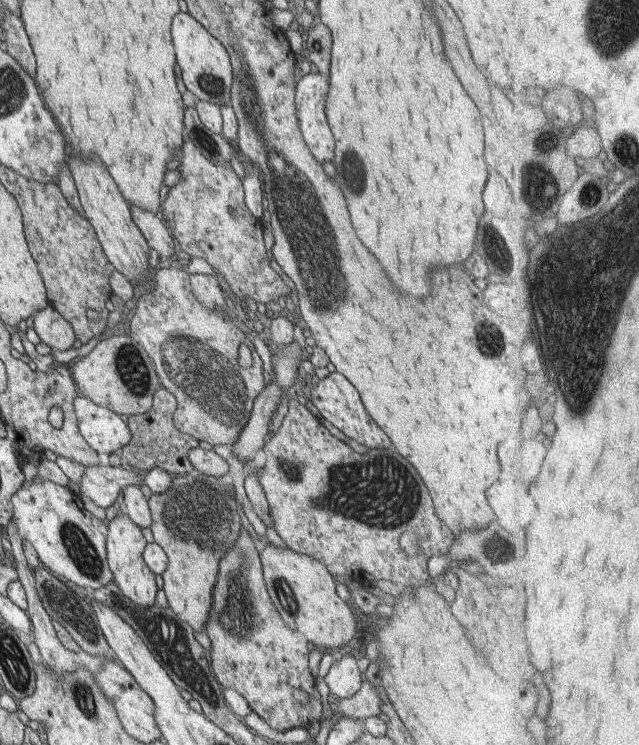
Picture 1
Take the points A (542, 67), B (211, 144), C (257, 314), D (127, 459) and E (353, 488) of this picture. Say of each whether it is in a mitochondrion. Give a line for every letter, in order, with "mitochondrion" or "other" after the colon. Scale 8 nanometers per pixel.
A: other
B: mitochondrion
C: other
D: other
E: mitochondrion

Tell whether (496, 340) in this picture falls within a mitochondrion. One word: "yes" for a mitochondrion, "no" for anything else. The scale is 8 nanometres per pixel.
yes

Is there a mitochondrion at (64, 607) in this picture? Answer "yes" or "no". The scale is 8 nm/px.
yes

